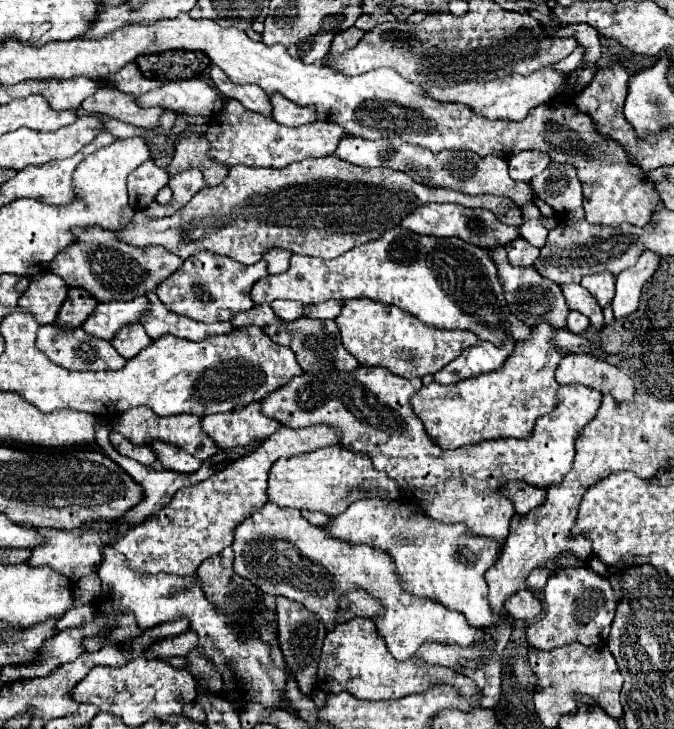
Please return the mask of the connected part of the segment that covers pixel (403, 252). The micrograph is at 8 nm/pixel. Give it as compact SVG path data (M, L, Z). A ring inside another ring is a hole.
M391 228L387 230L379 240L367 242L361 246L355 246L353 250L341 254L333 260L313 258L313 256L291 256L291 266L287 272L277 276L265 276L259 280L253 290L251 298L255 304L273 302L279 298L285 300L297 300L303 304L315 304L315 302L327 302L331 298L335 300L351 300L351 298L371 298L383 304L393 304L413 316L417 316L421 322L435 326L435 328L447 328L447 330L469 330L477 334L481 340L503 344L505 338L527 340L531 328L525 326L521 320L517 320L503 296L503 288L497 280L497 268L489 260L487 250L481 250L479 246L467 244L459 238L437 238L437 236L425 236L415 234L403 228Z

